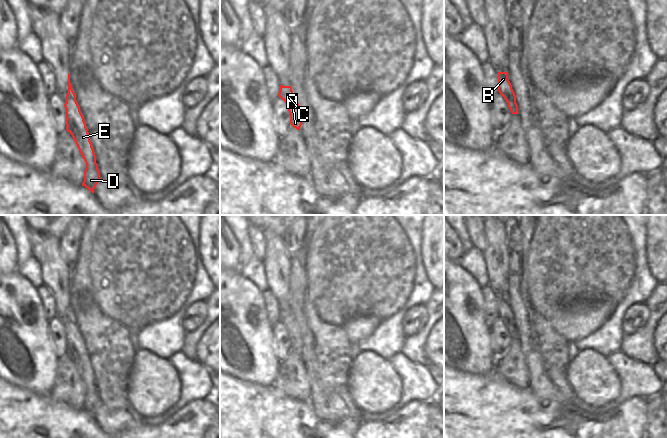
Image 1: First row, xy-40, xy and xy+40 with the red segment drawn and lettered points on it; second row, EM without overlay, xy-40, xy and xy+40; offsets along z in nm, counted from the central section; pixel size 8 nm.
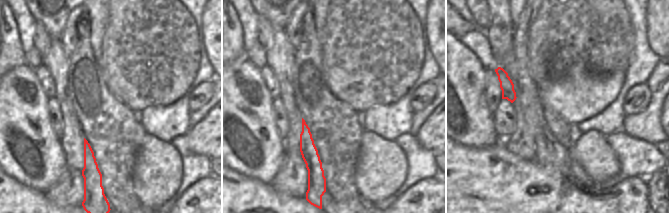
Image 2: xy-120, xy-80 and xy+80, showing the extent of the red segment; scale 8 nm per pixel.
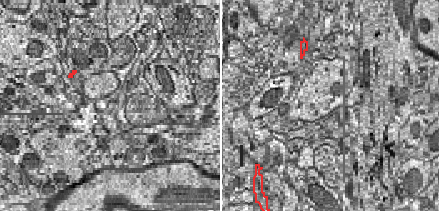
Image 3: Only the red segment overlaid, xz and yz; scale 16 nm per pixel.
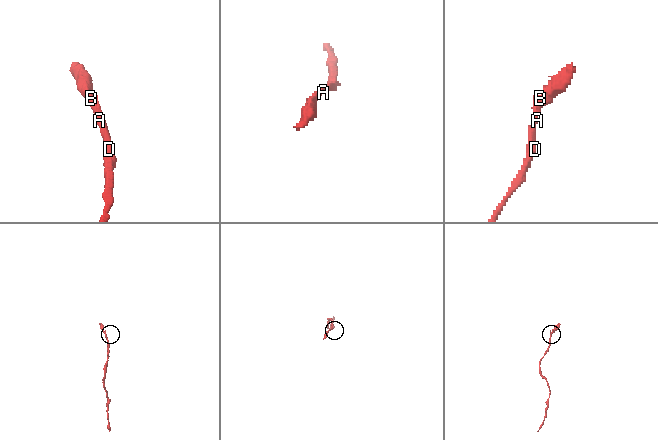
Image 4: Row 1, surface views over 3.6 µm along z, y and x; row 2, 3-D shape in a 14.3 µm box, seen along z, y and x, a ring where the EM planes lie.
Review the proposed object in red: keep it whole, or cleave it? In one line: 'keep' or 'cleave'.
keep

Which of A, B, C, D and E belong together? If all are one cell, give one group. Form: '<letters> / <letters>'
A B C D E

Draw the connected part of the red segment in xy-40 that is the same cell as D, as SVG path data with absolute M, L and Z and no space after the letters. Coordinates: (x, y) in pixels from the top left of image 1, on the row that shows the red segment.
M70 73L68 74L68 93L66 95L66 130L72 135L85 163L84 181L82 186L94 193L94 189L100 181L100 171L96 163L96 155L90 141L90 135L76 101L76 95L70 83Z

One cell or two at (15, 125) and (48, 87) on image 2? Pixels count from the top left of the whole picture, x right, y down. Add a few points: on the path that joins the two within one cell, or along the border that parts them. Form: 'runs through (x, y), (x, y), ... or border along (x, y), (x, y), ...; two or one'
border along (35, 70), (40, 87), (48, 98); two

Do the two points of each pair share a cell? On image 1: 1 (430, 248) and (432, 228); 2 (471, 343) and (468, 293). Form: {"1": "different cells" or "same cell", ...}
{"1": "same cell", "2": "same cell"}

